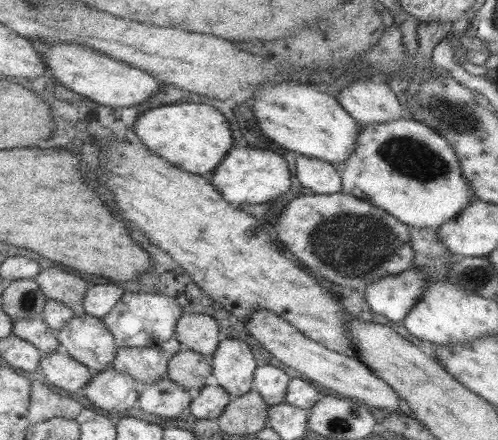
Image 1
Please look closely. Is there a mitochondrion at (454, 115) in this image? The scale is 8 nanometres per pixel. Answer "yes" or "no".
yes

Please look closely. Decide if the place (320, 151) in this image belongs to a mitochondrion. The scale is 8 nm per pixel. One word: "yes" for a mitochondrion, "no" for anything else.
no

